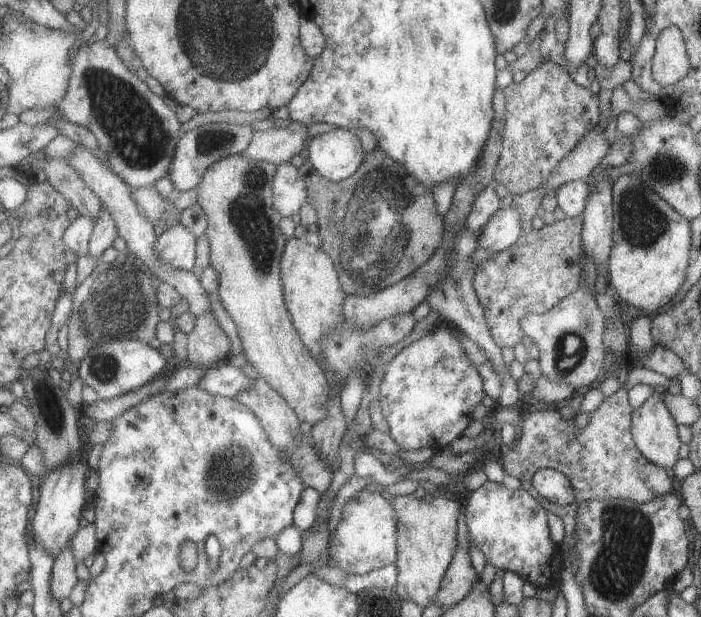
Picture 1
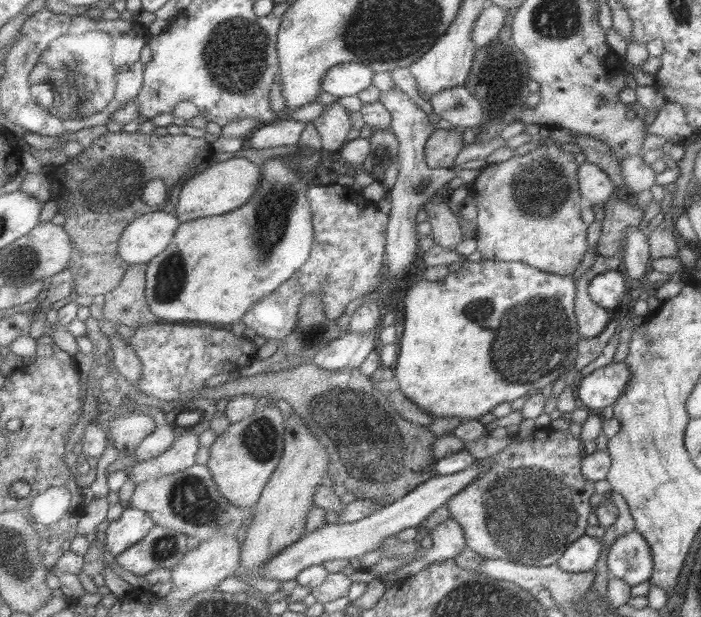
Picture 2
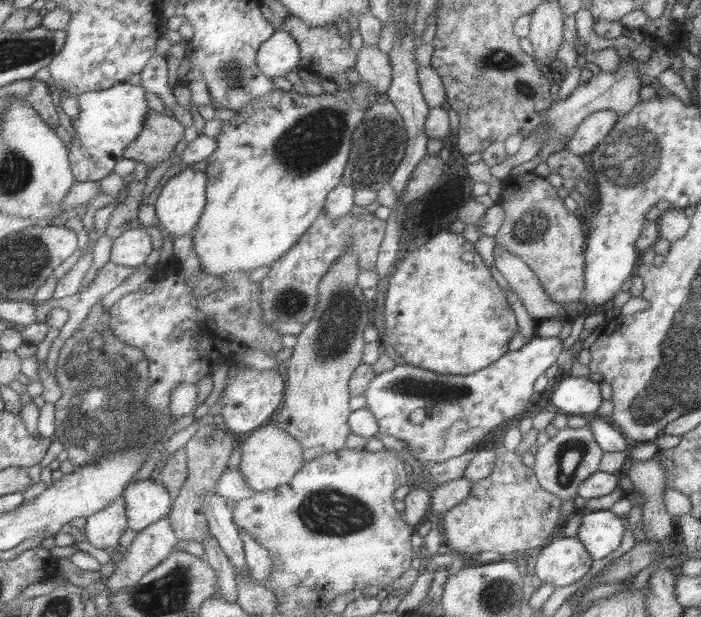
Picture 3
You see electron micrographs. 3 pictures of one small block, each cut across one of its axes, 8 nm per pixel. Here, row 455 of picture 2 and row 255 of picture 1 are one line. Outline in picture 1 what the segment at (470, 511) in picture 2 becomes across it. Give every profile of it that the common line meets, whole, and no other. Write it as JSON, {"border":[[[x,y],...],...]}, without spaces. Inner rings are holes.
{"border":[[[566,217],[541,229],[527,229],[522,238],[505,251],[496,253],[477,268],[476,290],[484,305],[494,338],[501,347],[522,344],[528,334],[522,320],[530,314],[548,313],[564,297],[580,288],[582,248],[581,218]]]}

